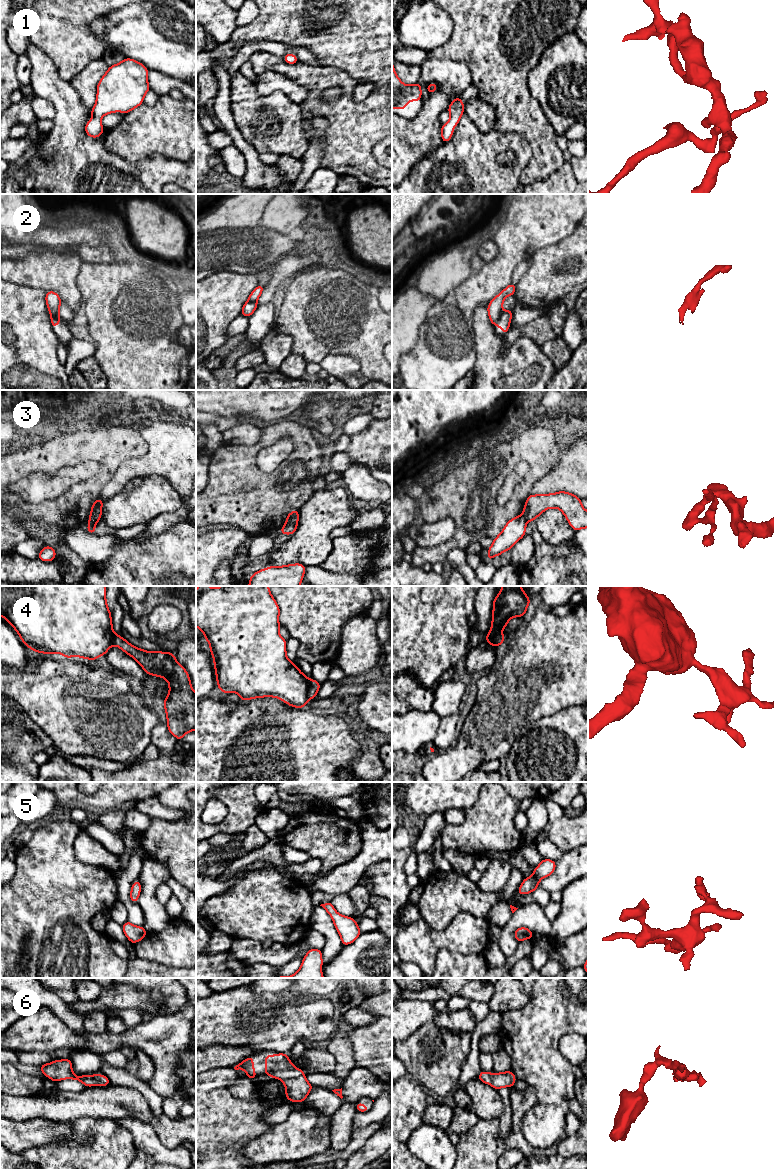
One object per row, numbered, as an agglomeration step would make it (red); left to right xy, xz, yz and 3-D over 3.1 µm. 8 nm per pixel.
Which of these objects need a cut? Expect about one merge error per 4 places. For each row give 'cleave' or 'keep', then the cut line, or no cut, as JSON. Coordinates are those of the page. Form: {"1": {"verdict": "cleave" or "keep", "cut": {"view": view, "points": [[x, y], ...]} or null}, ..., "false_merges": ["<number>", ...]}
{"1": {"verdict": "keep", "cut": null}, "2": {"verdict": "cleave", "cut": {"view": "yz", "points": [[501, 311], [501, 314], [494, 323]]}}, "3": {"verdict": "cleave", "cut": {"view": "xy", "points": [[89, 518], [99, 519]]}}, "4": {"verdict": "cleave", "cut": {"view": "xz", "points": [[309, 679], [308, 698]]}}, "5": {"verdict": "keep", "cut": null}, "6": {"verdict": "keep", "cut": null}, "false_merges": ["2", "3", "4"]}

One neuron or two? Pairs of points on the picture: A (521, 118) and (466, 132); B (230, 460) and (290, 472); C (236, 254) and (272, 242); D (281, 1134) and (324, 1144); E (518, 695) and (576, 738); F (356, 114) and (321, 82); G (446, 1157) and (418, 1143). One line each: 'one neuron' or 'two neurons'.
A: two neurons
B: one neuron
C: one neuron
D: one neuron
E: two neurons
F: one neuron
G: one neuron

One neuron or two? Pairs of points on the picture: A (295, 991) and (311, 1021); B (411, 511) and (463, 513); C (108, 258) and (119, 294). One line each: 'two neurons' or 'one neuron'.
A: two neurons
B: two neurons
C: two neurons

